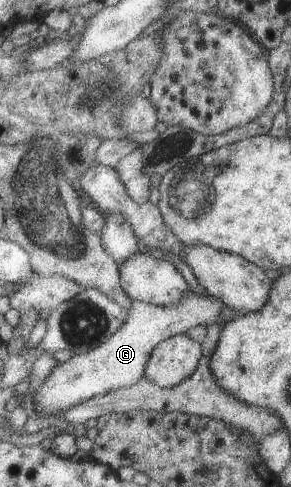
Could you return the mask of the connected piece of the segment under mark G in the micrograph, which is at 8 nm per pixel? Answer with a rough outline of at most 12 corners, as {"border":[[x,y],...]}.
{"border":[[192,290],[134,301],[105,343],[57,365],[40,416],[131,387],[162,341],[245,313]]}

